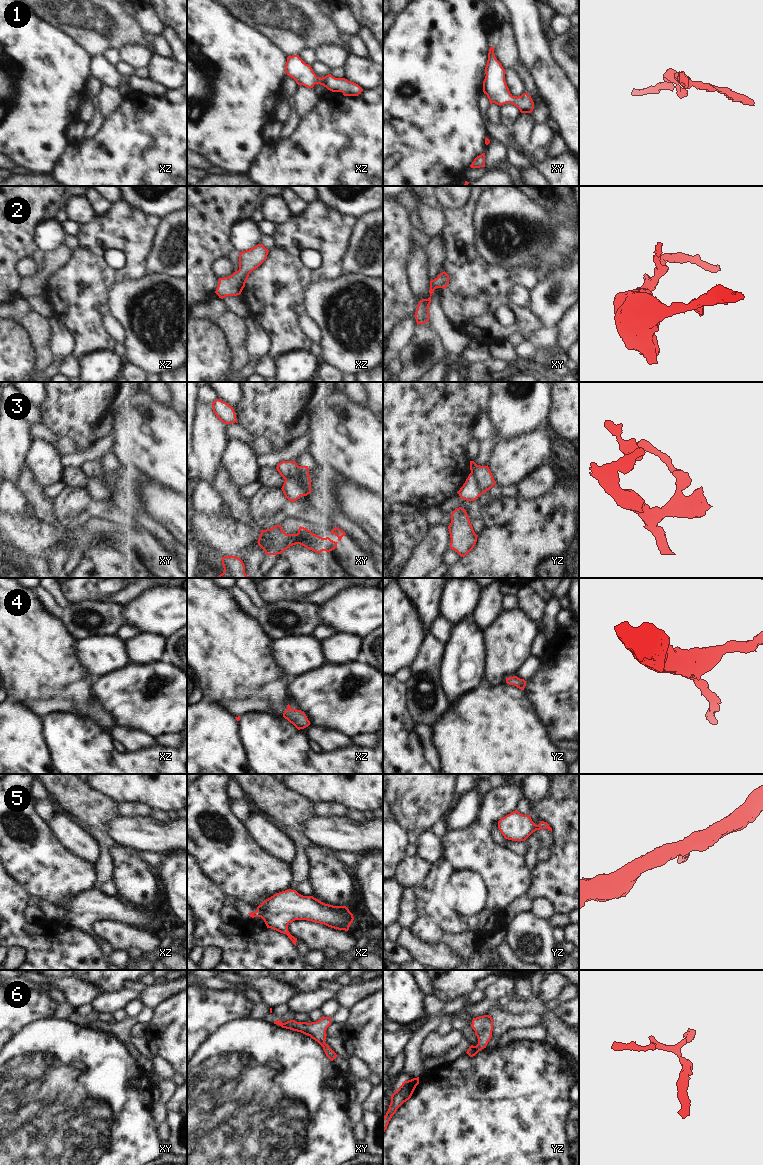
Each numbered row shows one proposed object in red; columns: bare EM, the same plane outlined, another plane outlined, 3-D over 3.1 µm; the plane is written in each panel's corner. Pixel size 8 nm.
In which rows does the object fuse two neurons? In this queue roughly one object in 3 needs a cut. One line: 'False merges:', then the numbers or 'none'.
False merges: 3

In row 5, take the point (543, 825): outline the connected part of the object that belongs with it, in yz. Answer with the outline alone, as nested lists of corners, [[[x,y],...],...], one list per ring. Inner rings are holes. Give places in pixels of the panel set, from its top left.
[[[516,810],[501,818],[498,821],[498,828],[505,839],[512,841],[525,841],[533,832],[540,829],[552,832],[547,822],[541,821],[536,825],[530,815],[523,815]]]

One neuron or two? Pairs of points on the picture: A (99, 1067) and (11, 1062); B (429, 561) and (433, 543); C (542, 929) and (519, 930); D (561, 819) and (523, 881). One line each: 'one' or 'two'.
A: one
B: one
C: one
D: two

